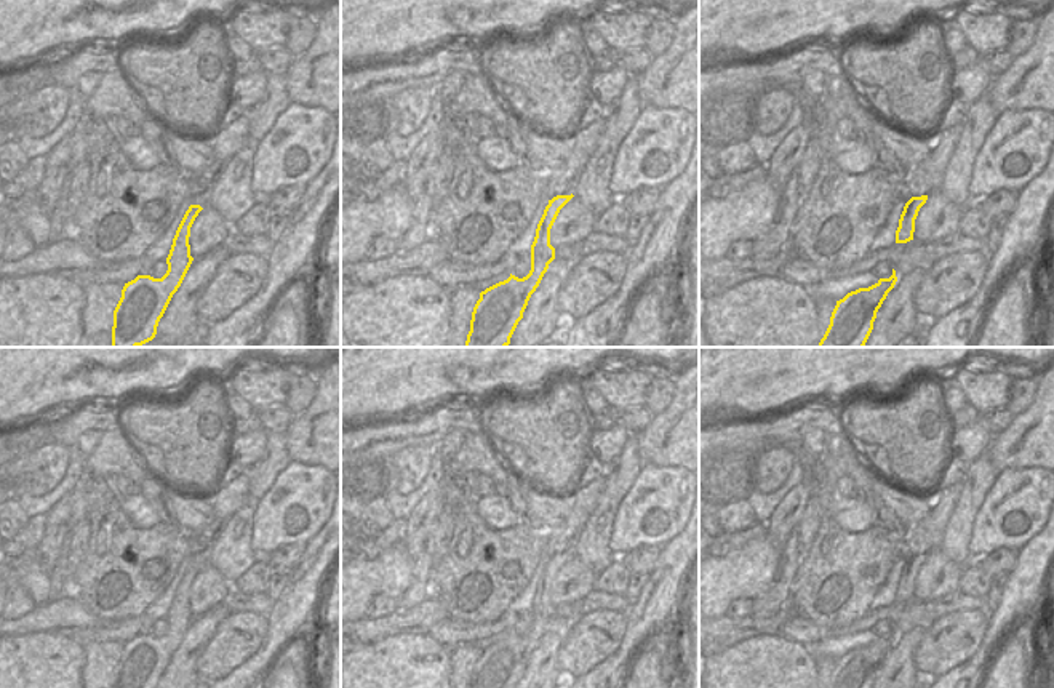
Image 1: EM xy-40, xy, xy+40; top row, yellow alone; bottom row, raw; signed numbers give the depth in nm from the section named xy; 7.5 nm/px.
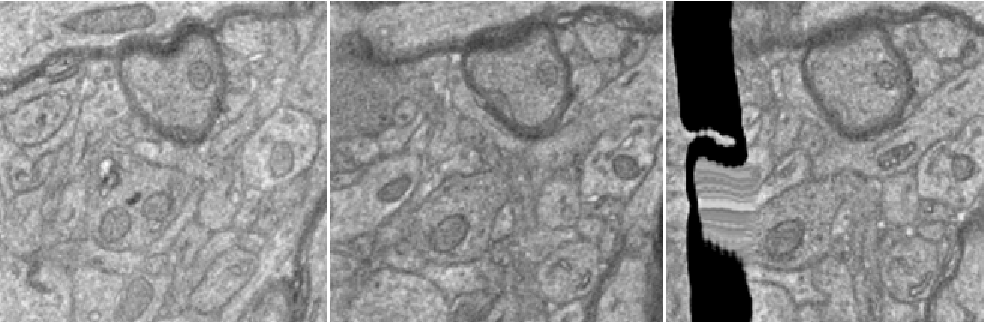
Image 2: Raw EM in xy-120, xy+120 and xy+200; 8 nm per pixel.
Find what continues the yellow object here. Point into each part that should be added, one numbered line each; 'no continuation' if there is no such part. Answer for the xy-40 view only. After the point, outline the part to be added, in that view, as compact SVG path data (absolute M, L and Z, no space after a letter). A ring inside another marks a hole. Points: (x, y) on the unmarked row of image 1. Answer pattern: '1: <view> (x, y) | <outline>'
1: xy-40 (227, 500) | M248 472L232 480L227 486L218 486L210 496L216 520L203 531L187 531L190 563L208 565L210 549L222 523L243 504L250 488Z

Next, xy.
1: xy (584, 500) | M605 477L590 482L587 486L576 486L569 496L573 509L568 520L544 536L544 557L552 558L557 554L571 554L590 514L595 510L605 490Z

